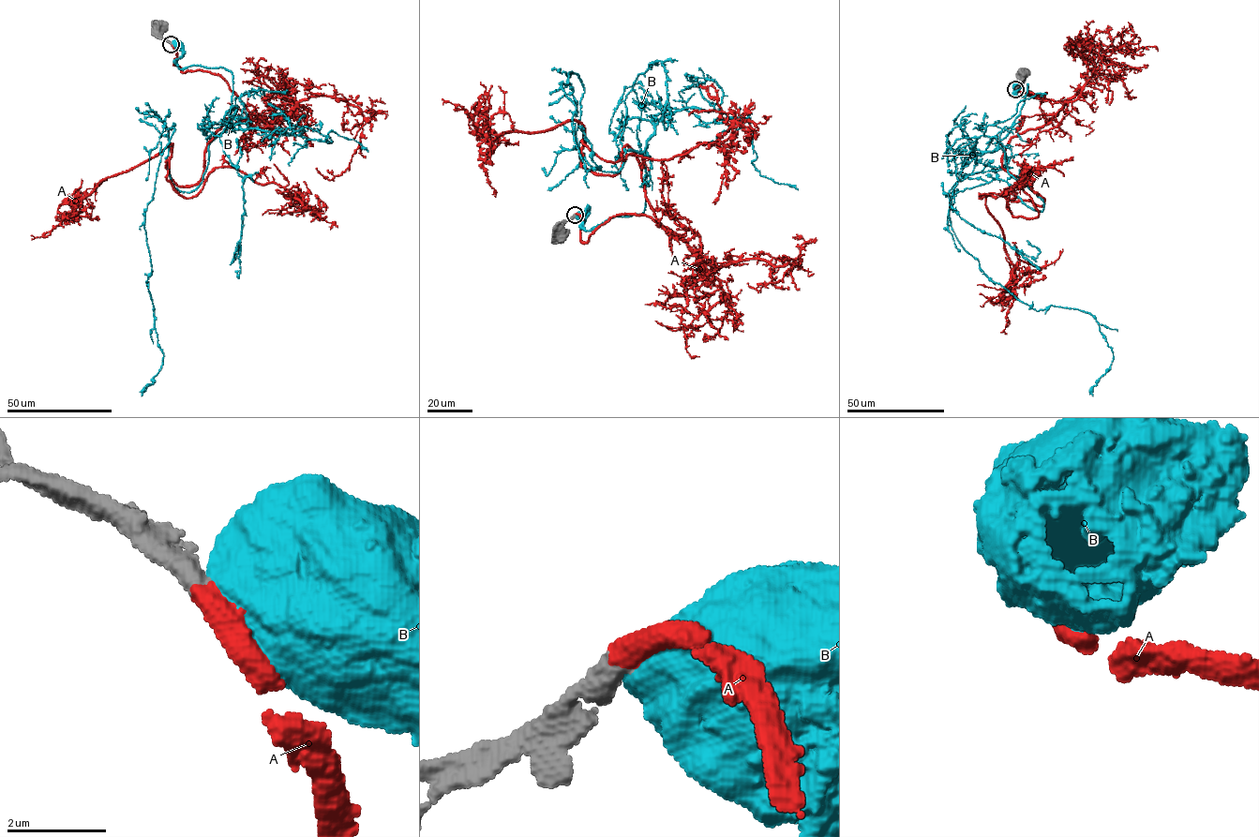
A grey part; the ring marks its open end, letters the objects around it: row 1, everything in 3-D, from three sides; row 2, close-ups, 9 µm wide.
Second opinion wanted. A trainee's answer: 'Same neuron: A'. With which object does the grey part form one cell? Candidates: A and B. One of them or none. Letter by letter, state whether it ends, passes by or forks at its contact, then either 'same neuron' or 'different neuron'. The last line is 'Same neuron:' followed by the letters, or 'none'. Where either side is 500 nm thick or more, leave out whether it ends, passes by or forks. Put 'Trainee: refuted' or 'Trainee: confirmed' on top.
Trainee: confirmed
A: same neuron
B: different neuron
Same neuron: A

